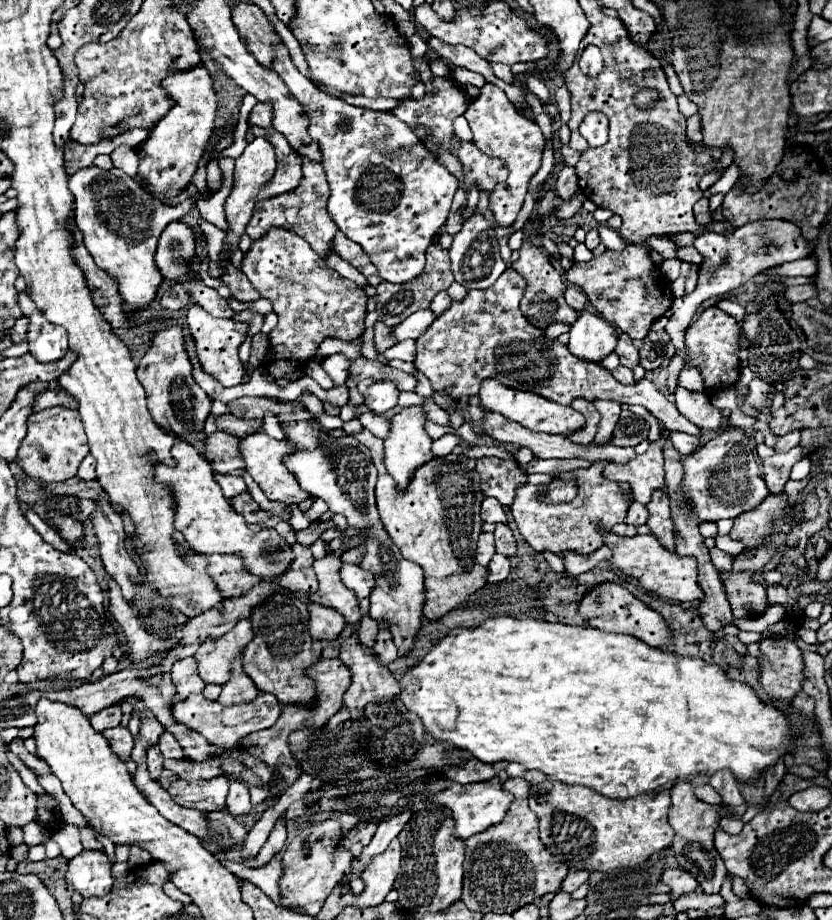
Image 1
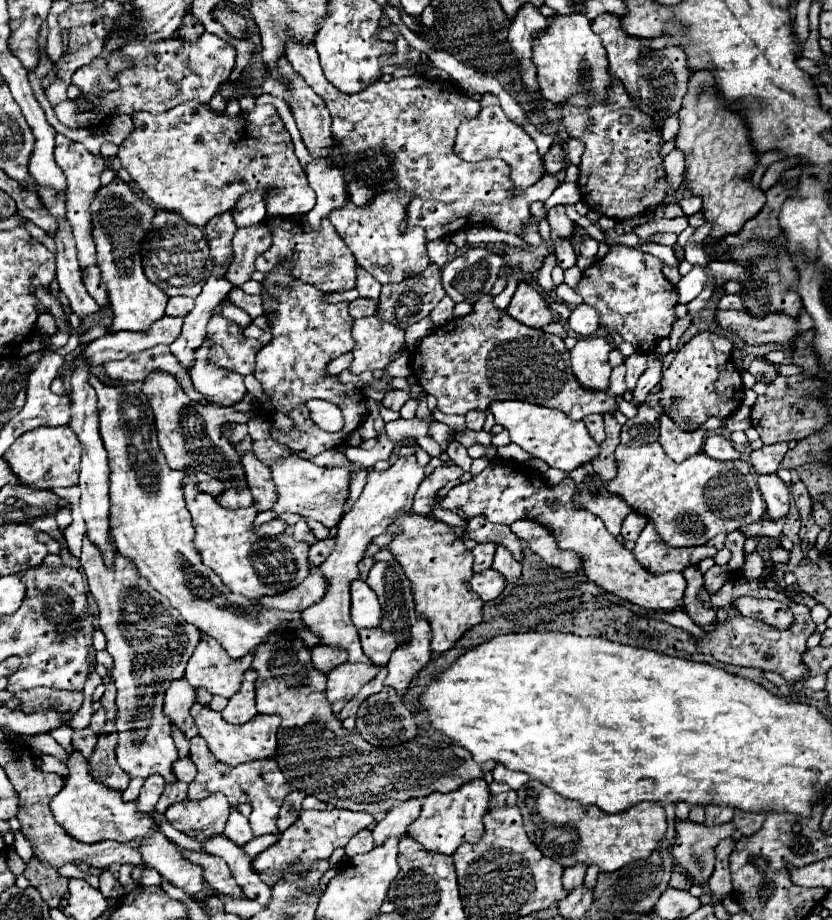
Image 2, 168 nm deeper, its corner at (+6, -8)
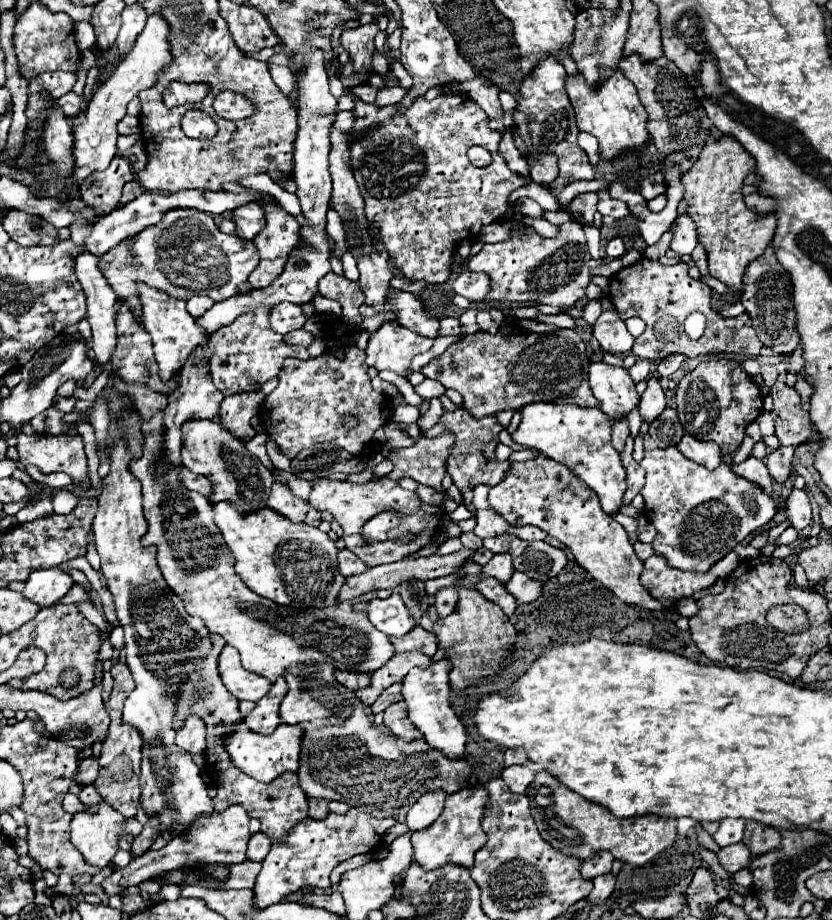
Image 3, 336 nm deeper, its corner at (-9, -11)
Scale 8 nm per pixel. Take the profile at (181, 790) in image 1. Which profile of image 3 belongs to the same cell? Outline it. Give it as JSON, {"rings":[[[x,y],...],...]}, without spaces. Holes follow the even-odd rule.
{"rings":[[[233,804],[225,812],[213,812],[213,814],[197,816],[189,824],[187,832],[183,832],[181,836],[175,836],[161,850],[147,850],[143,856],[131,860],[129,866],[125,866],[125,868],[113,872],[111,876],[107,876],[101,882],[101,886],[111,896],[111,894],[119,894],[127,886],[137,886],[143,880],[151,880],[153,876],[157,876],[161,872],[181,868],[187,862],[239,864],[239,862],[245,860],[245,848],[247,848],[249,836],[251,836],[251,832],[249,832],[249,816],[247,816],[247,812],[245,812],[245,808],[241,804]]]}

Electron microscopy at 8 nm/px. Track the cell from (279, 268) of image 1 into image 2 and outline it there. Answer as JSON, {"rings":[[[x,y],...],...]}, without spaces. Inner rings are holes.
{"rings":[[[284,263],[282,267],[276,267],[270,275],[266,275],[264,283],[264,307],[268,311],[268,321],[272,325],[272,341],[260,349],[256,355],[256,371],[254,377],[260,381],[262,391],[266,395],[264,403],[258,403],[256,409],[266,411],[282,411],[292,421],[290,431],[280,431],[274,425],[274,413],[258,411],[264,415],[264,419],[270,425],[270,437],[276,443],[282,443],[294,451],[304,451],[308,459],[316,457],[318,453],[326,449],[336,449],[348,433],[356,431],[358,425],[368,415],[368,405],[364,405],[366,395],[358,391],[356,385],[344,385],[338,381],[336,375],[326,373],[326,365],[340,357],[342,353],[352,351],[354,341],[350,335],[352,317],[348,313],[348,303],[326,303],[322,291],[318,291],[314,285],[302,283],[290,275],[290,265]],[[308,399],[324,399],[334,405],[338,405],[344,413],[344,429],[338,433],[326,433],[322,431],[312,419],[306,409]]]}

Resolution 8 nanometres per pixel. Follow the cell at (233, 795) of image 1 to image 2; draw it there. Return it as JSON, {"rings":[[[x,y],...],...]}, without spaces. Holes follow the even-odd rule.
{"rings":[[[232,807],[232,813],[230,813],[230,817],[228,817],[224,835],[226,835],[230,841],[236,841],[236,845],[240,845],[240,847],[244,847],[244,845],[254,837],[248,819],[246,819],[244,815],[240,815],[240,813],[236,811],[236,807]]]}

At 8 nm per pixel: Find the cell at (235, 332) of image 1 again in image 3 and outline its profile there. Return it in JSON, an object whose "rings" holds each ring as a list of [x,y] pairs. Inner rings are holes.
{"rings":[[[263,390],[237,392],[225,396],[221,400],[221,424],[229,428],[235,438],[249,440],[251,436],[255,436],[255,430],[249,424],[249,420],[259,412],[263,400],[265,400]]]}

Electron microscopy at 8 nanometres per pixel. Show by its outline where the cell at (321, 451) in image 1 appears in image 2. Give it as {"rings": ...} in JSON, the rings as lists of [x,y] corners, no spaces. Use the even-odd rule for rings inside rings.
{"rings":[[[384,561],[384,563],[376,563],[370,569],[368,581],[366,581],[374,593],[380,599],[382,611],[384,611],[384,619],[382,619],[382,629],[394,633],[400,639],[398,649],[392,653],[390,661],[388,661],[388,677],[384,679],[386,687],[396,689],[400,695],[404,695],[408,691],[410,681],[416,677],[416,673],[420,673],[420,669],[430,661],[430,641],[432,641],[432,633],[430,633],[430,625],[428,621],[422,621],[416,617],[414,611],[414,597],[410,591],[410,581],[404,575],[402,567],[396,561]]]}

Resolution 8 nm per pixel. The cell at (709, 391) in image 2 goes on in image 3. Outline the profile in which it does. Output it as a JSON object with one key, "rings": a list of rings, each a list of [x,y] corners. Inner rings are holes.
{"rings":[[[709,356],[695,370],[685,374],[675,390],[677,414],[685,432],[697,440],[713,440],[723,454],[739,448],[745,428],[761,414],[763,396],[755,380],[741,368],[737,360]]]}

